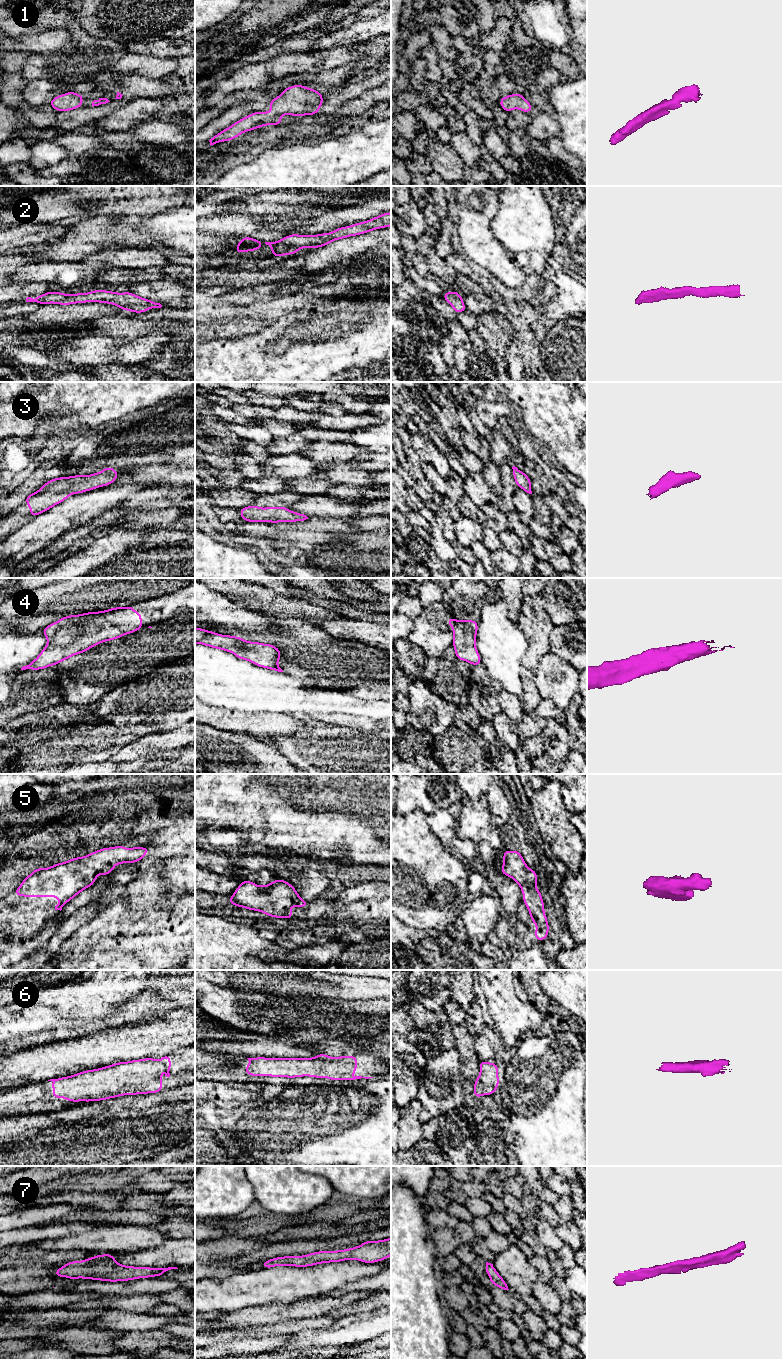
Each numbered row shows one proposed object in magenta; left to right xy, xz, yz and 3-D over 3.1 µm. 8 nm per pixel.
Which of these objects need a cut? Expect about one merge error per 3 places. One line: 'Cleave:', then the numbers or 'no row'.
Cleave: no row

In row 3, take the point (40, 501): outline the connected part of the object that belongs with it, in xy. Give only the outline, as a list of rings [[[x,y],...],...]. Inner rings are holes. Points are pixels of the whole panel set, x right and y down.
[[[108,466],[91,475],[74,475],[54,478],[46,482],[38,491],[27,495],[26,505],[33,517],[62,503],[69,495],[79,494],[99,487],[108,486],[117,479],[118,471]]]

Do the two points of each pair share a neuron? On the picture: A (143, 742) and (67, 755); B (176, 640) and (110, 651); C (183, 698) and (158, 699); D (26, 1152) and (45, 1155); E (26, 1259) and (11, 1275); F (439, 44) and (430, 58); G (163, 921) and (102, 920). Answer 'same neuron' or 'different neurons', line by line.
A: different neurons
B: same neuron
C: same neuron
D: same neuron
E: different neurons
F: different neurons
G: different neurons

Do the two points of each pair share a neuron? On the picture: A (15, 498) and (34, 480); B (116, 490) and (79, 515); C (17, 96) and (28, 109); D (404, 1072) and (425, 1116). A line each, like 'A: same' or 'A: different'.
A: same
B: same
C: different
D: different

